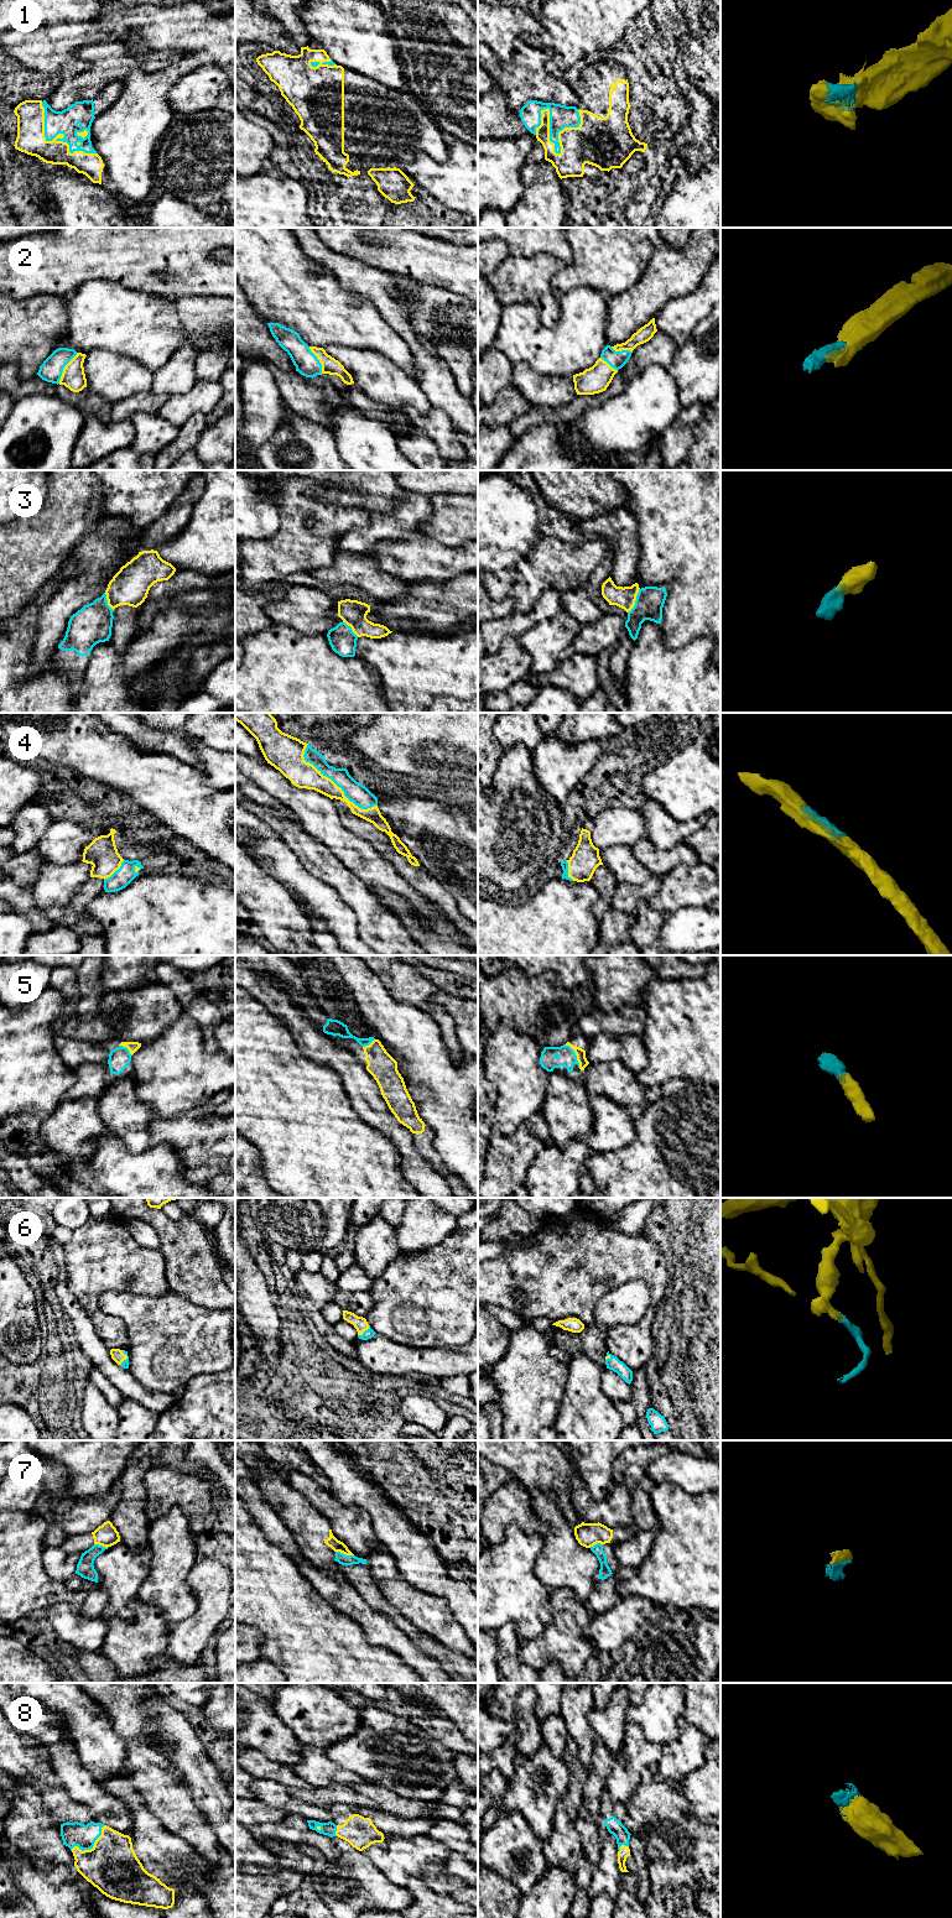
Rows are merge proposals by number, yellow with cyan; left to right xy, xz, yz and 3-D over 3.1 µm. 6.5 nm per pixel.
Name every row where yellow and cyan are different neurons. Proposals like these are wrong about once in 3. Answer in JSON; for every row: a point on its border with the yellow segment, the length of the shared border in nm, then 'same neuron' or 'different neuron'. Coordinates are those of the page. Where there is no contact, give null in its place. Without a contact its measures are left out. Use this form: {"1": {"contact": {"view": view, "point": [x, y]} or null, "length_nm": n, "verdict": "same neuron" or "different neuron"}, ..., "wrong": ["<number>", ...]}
{"1": {"contact": {"view": "yz", "point": [553, 144]}, "length_nm": 320, "verdict": "same neuron"}, "2": {"contact": {"view": "xy", "point": [64, 368]}, "length_nm": 240, "verdict": "same neuron"}, "3": {"contact": {"view": "yz", "point": [635, 599]}, "length_nm": 180, "verdict": "same neuron"}, "4": {"contact": {"view": "xz", "point": [333, 782]}, "length_nm": 600, "verdict": "same neuron"}, "5": {"contact": {"view": "yz", "point": [576, 1054]}, "length_nm": 180, "verdict": "same neuron"}, "6": {"contact": {"view": "xz", "point": [364, 1330]}, "length_nm": 100, "verdict": "same neuron"}, "7": {"contact": {"view": "xz", "point": [344, 1553]}, "length_nm": 120, "verdict": "different neuron"}, "8": {"contact": {"view": "xy", "point": [93, 1846]}, "length_nm": 280, "verdict": "same neuron"}, "wrong": ["7"]}

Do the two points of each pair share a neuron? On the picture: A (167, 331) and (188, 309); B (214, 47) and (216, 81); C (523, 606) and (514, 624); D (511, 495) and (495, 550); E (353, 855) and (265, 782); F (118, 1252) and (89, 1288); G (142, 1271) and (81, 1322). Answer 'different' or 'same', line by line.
A: different
B: different
C: different
D: same
E: same
F: same
G: different

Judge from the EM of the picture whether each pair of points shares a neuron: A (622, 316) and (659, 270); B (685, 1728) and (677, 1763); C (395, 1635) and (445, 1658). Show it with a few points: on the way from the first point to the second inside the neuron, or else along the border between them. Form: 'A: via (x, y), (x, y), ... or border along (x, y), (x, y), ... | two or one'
A: via (633, 305), (656, 281) | one
B: via (685, 1736), (683, 1755) | one
C: border along (394, 1621), (419, 1648), (436, 1661) | two

